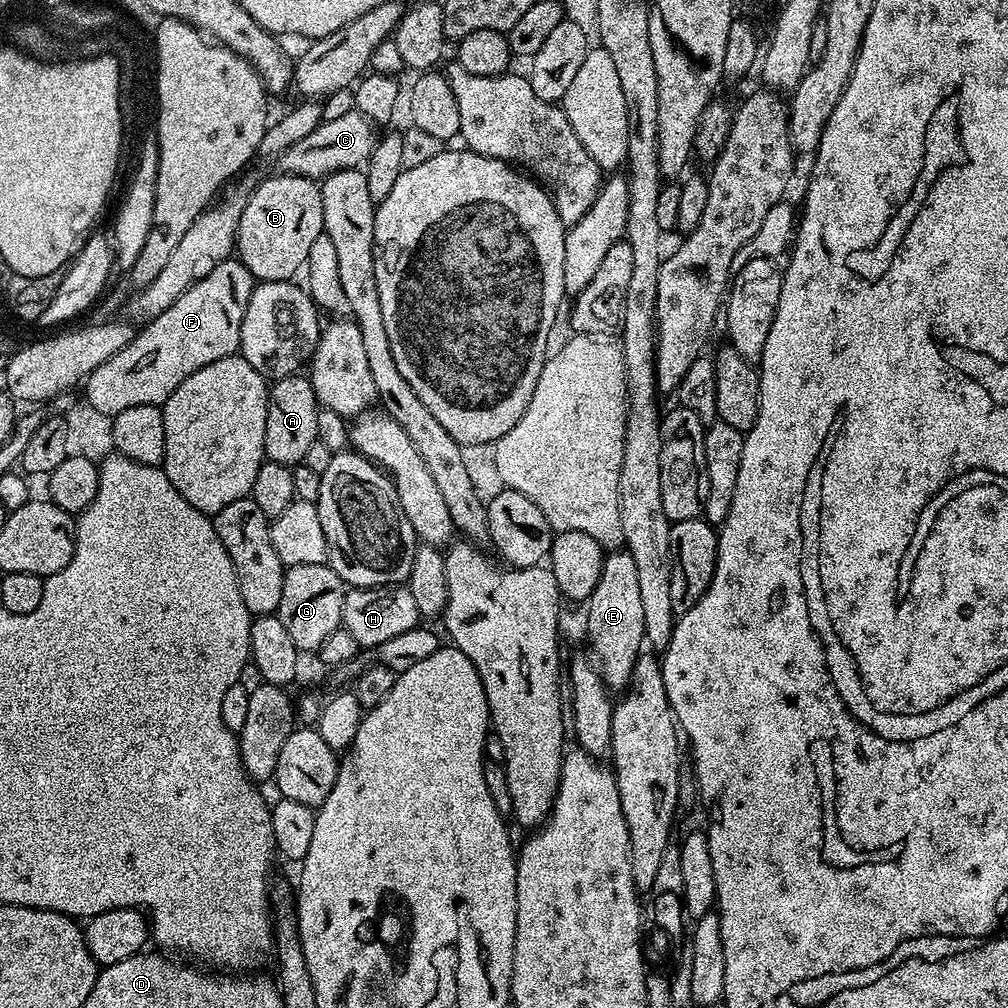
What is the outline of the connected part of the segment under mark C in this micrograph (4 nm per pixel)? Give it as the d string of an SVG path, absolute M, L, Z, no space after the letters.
M355 110L338 118L324 120L311 134L306 134L306 138L302 138L300 142L294 142L290 150L278 157L279 171L290 176L306 176L310 180L320 182L336 171L359 169L367 165L376 145L378 136L372 131L372 121Z

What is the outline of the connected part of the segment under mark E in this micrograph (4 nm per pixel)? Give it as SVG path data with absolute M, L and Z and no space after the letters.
M612 550L605 555L598 586L586 601L588 607L588 644L600 669L600 676L609 689L627 689L632 668L645 647L642 594L638 591L638 566L627 550Z

